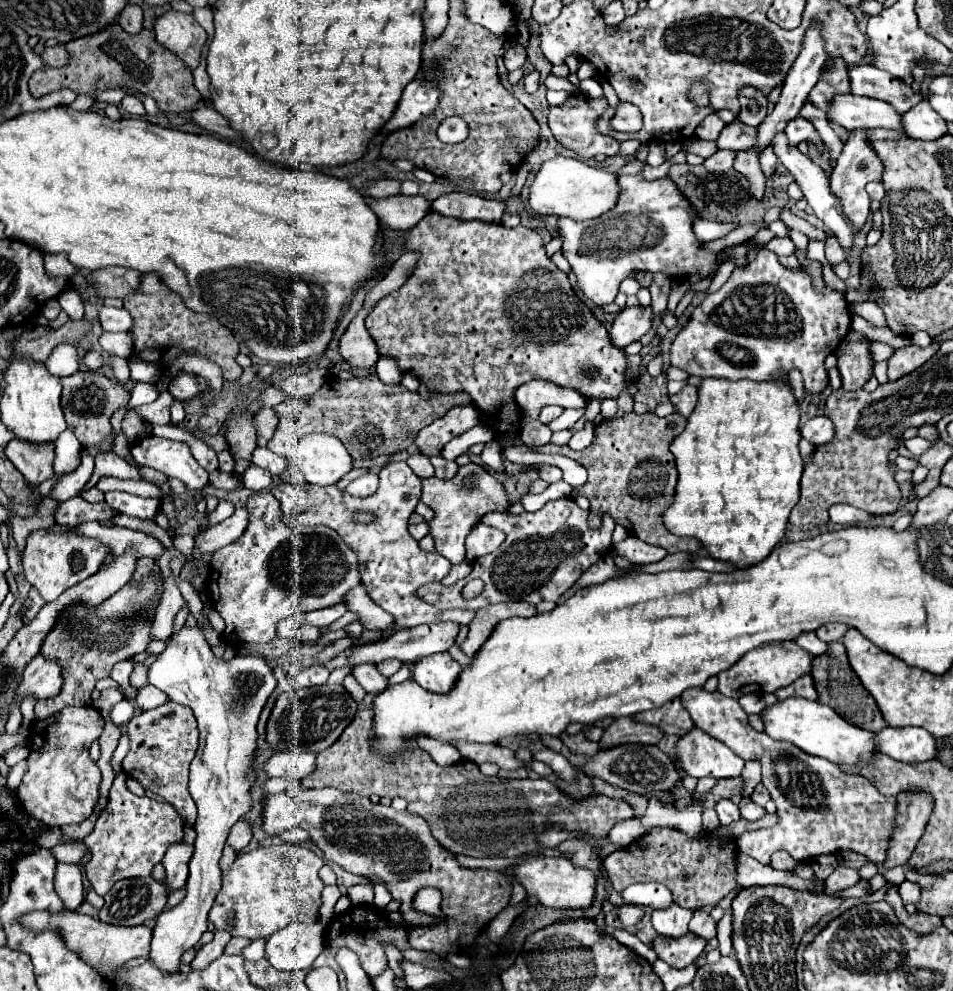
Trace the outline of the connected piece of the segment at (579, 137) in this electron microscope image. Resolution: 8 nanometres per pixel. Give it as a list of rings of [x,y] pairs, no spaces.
[[[583,92],[571,94],[565,104],[561,106],[553,106],[549,108],[549,128],[553,132],[553,136],[569,150],[577,152],[583,158],[593,158],[595,154],[605,154],[605,156],[619,156],[619,142],[609,138],[609,136],[601,136],[595,128],[595,122],[599,120],[599,116],[607,110],[607,100],[605,98],[591,98]]]

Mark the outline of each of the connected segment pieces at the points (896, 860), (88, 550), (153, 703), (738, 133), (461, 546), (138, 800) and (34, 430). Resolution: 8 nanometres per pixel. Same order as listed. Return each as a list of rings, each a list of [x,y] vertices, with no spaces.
[[[903,792],[901,796],[897,796],[897,816],[889,838],[887,860],[883,862],[885,870],[909,860],[925,830],[925,820],[929,820],[929,812],[929,796],[917,796],[913,792]]]
[[[35,530],[29,534],[27,546],[23,552],[23,574],[25,574],[25,580],[33,588],[37,588],[39,594],[47,602],[53,602],[73,584],[93,576],[109,554],[111,554],[109,546],[105,546],[97,540],[91,540],[87,536],[79,536],[75,532],[73,534],[55,534],[55,532],[47,532],[47,530]]]
[[[153,686],[141,688],[139,694],[137,694],[137,698],[135,698],[137,708],[141,708],[141,710],[151,710],[151,708],[157,708],[159,704],[165,704],[165,702],[167,702],[167,696],[163,694],[163,696],[159,698],[159,694],[161,694],[161,692],[155,690]]]
[[[735,120],[733,124],[727,124],[723,128],[721,136],[717,138],[717,146],[729,148],[729,150],[735,150],[735,152],[751,150],[753,146],[757,146],[757,130]]]
[[[477,464],[461,466],[453,480],[427,478],[423,480],[421,502],[435,510],[435,518],[429,522],[431,536],[435,538],[435,550],[445,556],[451,564],[461,564],[465,560],[465,538],[471,528],[491,510],[509,510],[507,494],[503,484]]]
[[[117,774],[107,806],[101,810],[97,824],[83,842],[91,850],[91,860],[85,864],[85,874],[99,896],[123,878],[151,876],[155,864],[165,856],[169,844],[183,840],[183,820],[167,802],[157,802],[147,796],[135,796],[125,786],[125,774]]]
[[[13,360],[5,372],[3,396],[1,396],[1,422],[15,434],[17,440],[31,444],[51,444],[67,428],[61,416],[61,380],[47,372],[45,364],[33,364],[33,360]]]

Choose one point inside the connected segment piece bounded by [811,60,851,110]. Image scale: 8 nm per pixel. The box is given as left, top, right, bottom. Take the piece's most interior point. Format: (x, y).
(833, 81)

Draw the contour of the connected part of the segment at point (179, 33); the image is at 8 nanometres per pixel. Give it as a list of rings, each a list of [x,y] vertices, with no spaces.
[[[175,10],[163,14],[155,24],[155,36],[189,70],[199,66],[207,32],[195,22],[191,14],[181,14]]]

